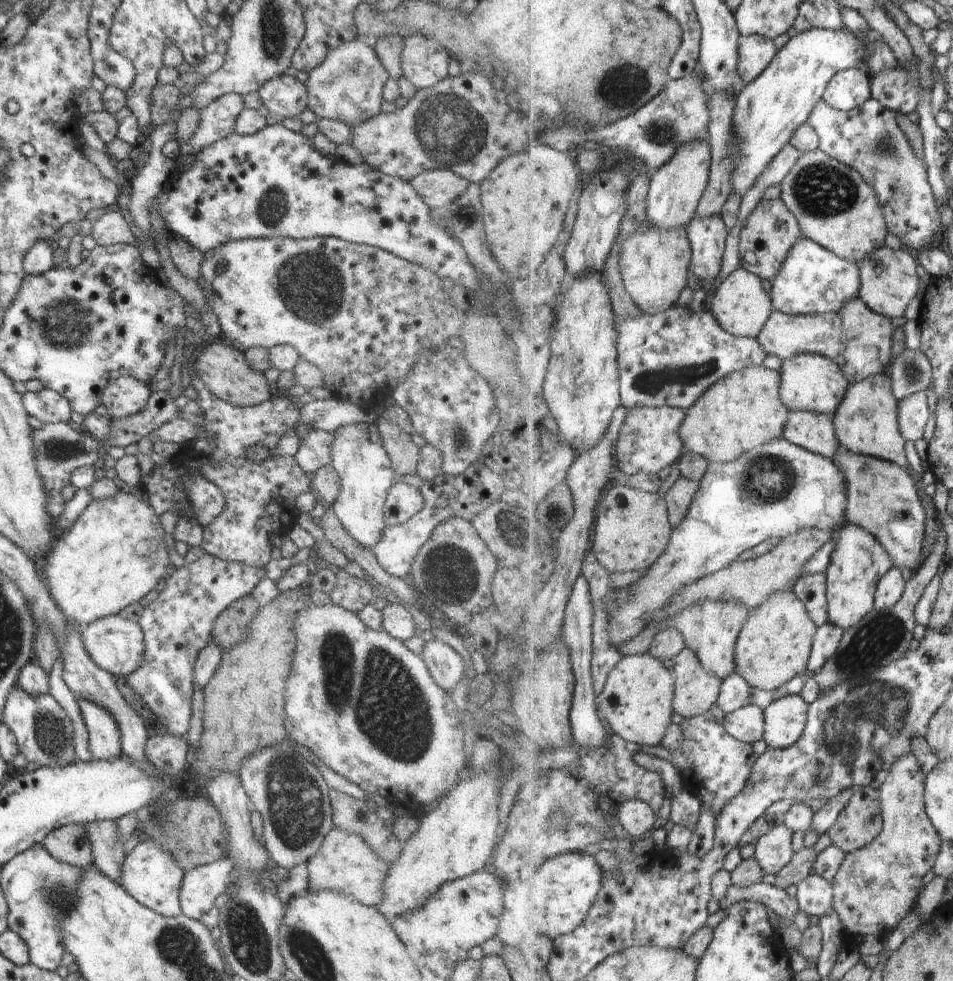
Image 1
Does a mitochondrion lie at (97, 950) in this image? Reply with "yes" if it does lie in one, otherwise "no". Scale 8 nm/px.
no

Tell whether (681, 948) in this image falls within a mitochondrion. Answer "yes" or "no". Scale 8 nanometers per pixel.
no

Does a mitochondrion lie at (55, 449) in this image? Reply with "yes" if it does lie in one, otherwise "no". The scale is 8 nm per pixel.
yes

